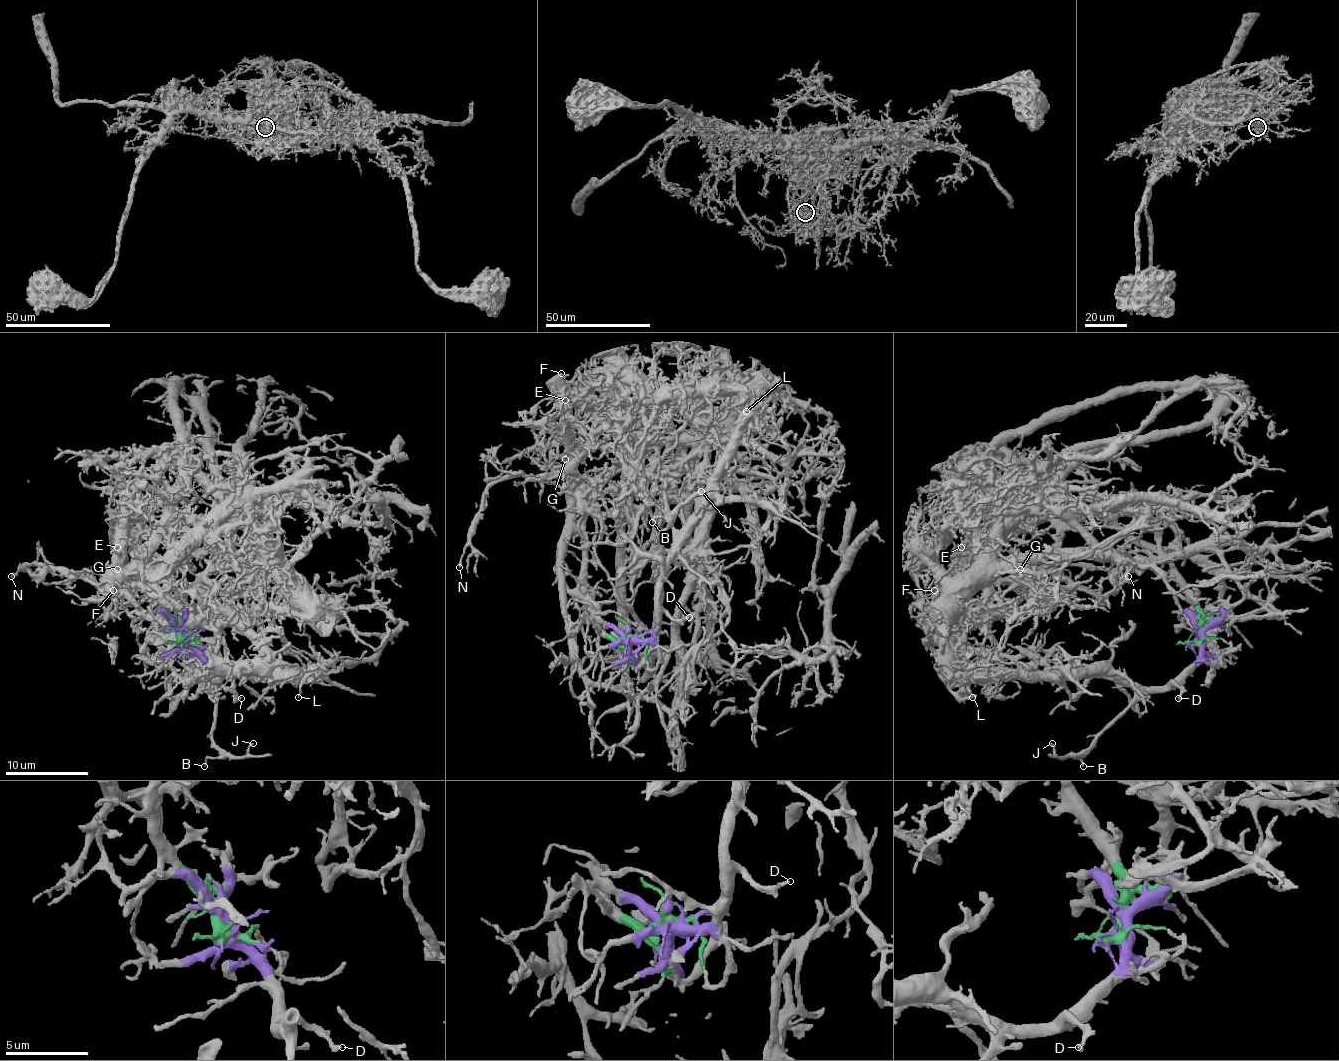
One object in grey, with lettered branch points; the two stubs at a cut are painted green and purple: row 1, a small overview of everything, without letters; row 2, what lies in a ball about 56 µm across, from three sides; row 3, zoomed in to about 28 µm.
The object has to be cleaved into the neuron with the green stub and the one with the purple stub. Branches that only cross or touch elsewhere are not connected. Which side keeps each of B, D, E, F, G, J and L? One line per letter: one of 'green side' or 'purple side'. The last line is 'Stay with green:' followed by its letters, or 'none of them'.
B: purple side
D: purple side
E: green side
F: green side
G: green side
J: purple side
L: purple side
Stay with green: E, F, G

